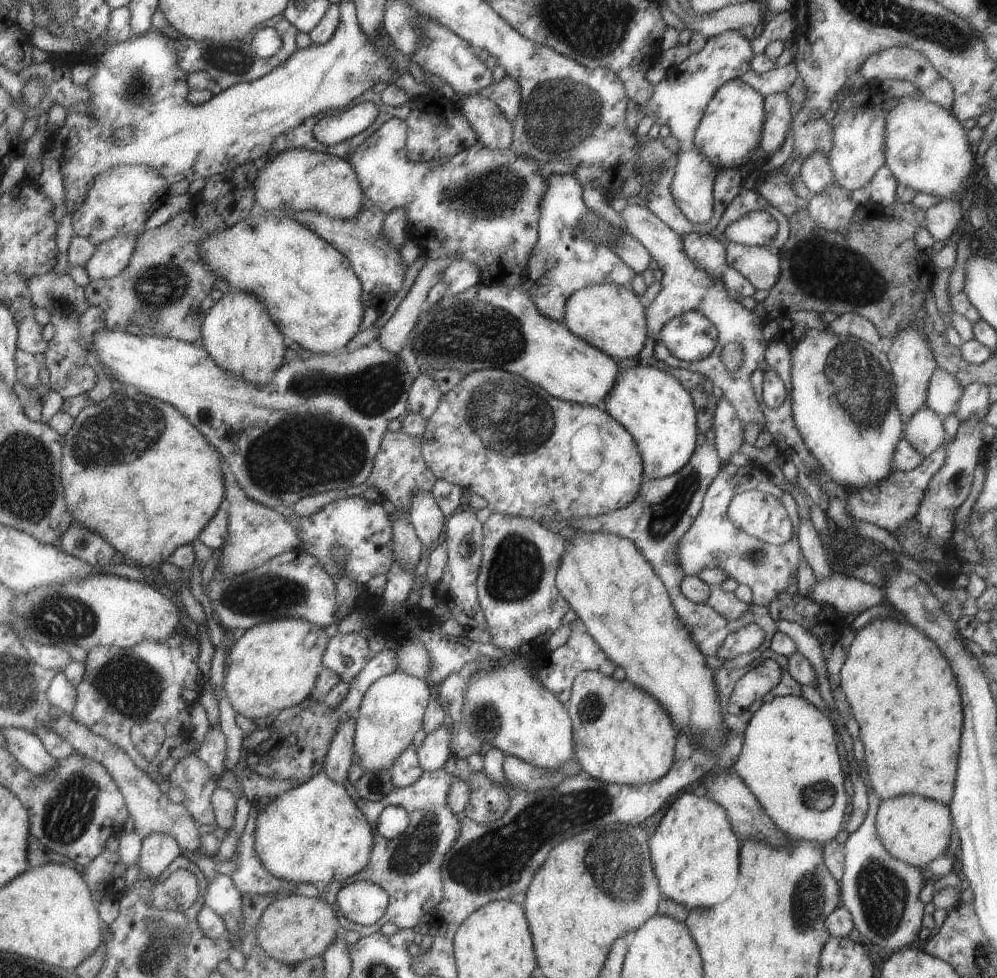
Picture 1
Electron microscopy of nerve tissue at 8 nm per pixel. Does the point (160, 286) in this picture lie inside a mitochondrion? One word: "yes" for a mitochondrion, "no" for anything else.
yes

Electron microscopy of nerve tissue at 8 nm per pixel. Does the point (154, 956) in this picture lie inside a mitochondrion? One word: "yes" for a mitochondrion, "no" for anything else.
yes

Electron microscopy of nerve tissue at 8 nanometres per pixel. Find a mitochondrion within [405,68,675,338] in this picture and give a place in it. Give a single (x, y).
(561, 115)

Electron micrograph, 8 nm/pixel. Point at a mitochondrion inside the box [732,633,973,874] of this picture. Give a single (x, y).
(820, 795)

